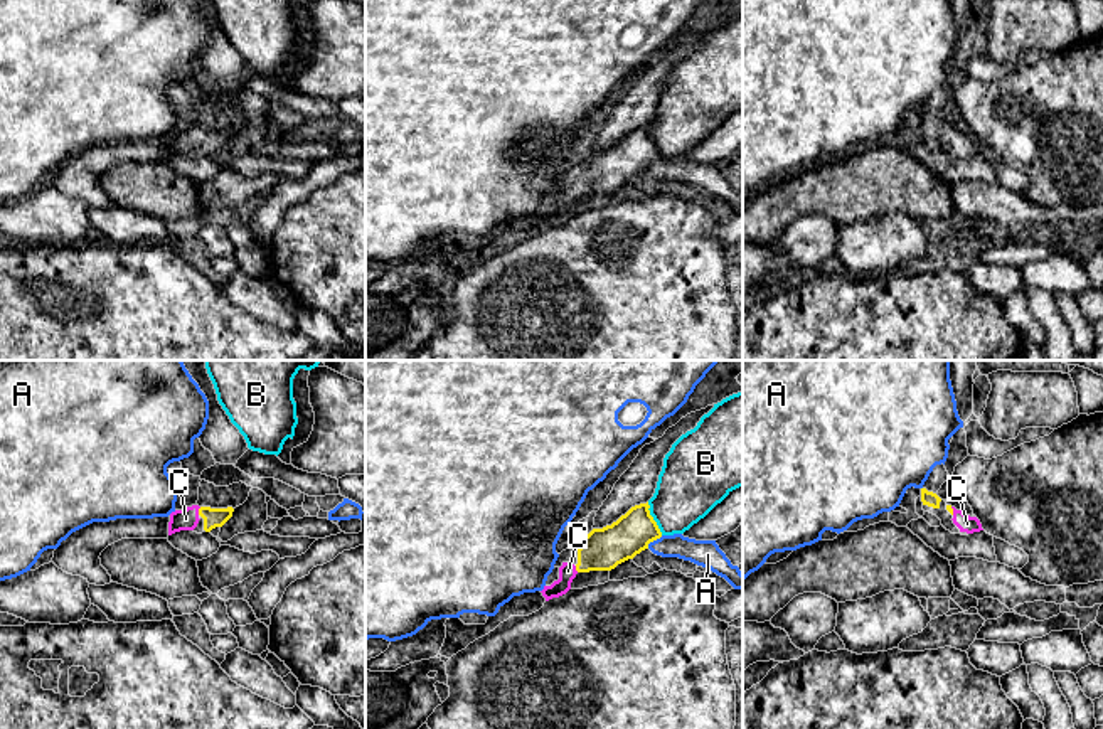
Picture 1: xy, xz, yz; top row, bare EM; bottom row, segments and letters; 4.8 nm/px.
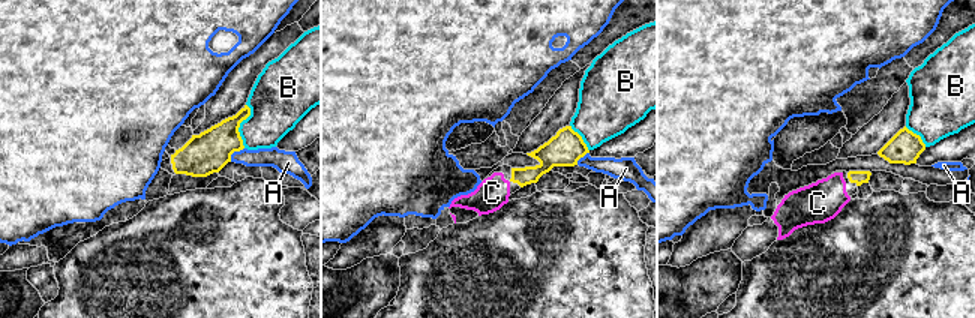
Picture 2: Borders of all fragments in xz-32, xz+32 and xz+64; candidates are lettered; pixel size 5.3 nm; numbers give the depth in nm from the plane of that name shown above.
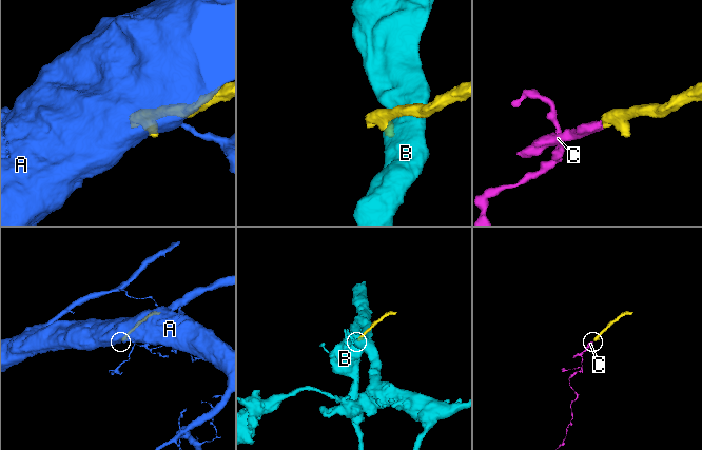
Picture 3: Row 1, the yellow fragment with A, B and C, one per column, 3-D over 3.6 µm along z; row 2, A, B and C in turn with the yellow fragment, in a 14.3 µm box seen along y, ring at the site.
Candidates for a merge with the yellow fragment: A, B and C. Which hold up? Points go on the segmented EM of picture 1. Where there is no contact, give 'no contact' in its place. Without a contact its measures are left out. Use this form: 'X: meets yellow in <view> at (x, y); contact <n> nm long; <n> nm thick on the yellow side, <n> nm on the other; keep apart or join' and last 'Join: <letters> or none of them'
A: meets yellow in xz at (654, 539); contact 100 nm long; 200 nm thick on the yellow side, 130 nm on the other; keep apart
B: meets yellow in xz at (652, 519); contact 180 nm long; 190 nm thick on the yellow side, 320 nm on the other; keep apart
C: meets yellow in xy at (199, 510); contact 40 nm long; 100 nm thick on the yellow side, 110 nm on the other; join
Join: C

